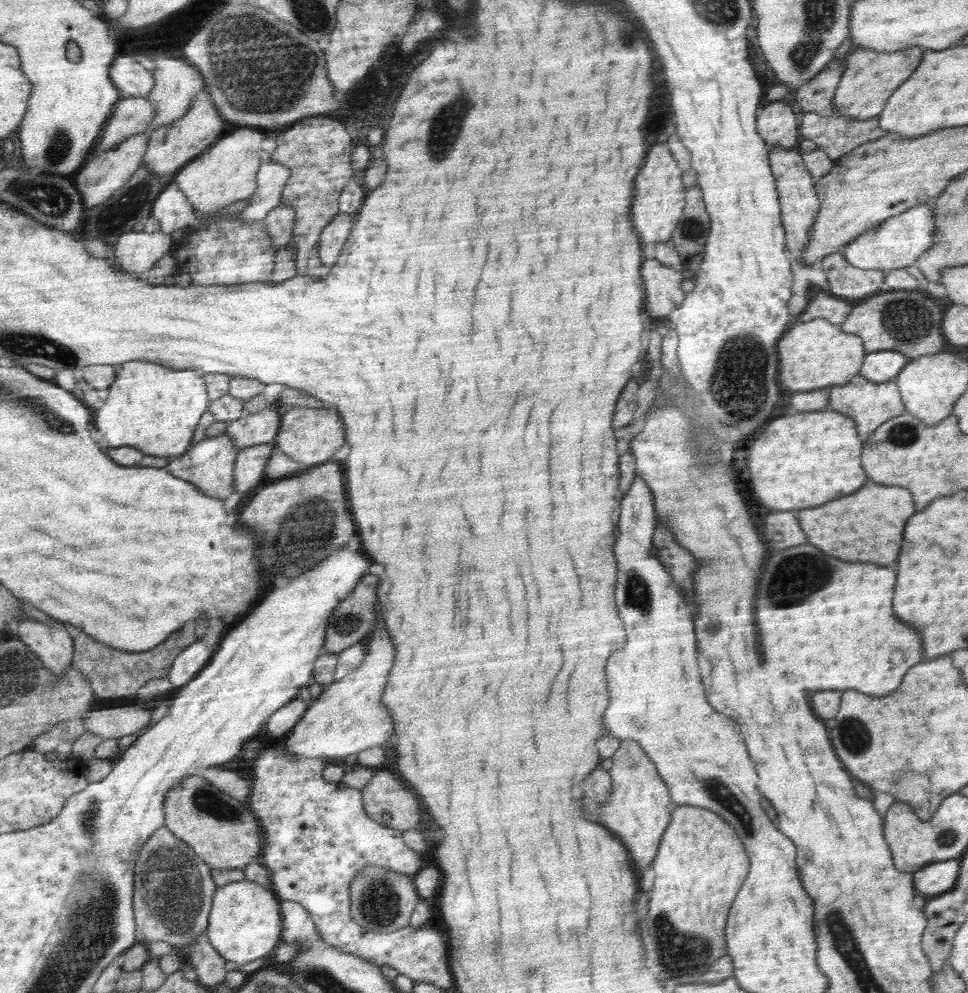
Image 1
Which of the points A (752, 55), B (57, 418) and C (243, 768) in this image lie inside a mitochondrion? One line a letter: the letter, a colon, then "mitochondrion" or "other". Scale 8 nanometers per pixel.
A: other
B: mitochondrion
C: other

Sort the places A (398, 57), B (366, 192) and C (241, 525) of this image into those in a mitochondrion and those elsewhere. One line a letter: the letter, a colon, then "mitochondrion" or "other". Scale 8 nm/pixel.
A: other
B: other
C: other

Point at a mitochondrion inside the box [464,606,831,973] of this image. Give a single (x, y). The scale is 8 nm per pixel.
(720, 791)

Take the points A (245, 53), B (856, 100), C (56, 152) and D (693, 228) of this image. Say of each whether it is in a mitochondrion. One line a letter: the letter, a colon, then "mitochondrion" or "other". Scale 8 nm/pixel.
A: mitochondrion
B: other
C: mitochondrion
D: mitochondrion

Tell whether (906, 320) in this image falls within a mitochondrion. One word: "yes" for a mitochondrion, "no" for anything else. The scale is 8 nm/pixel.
yes

